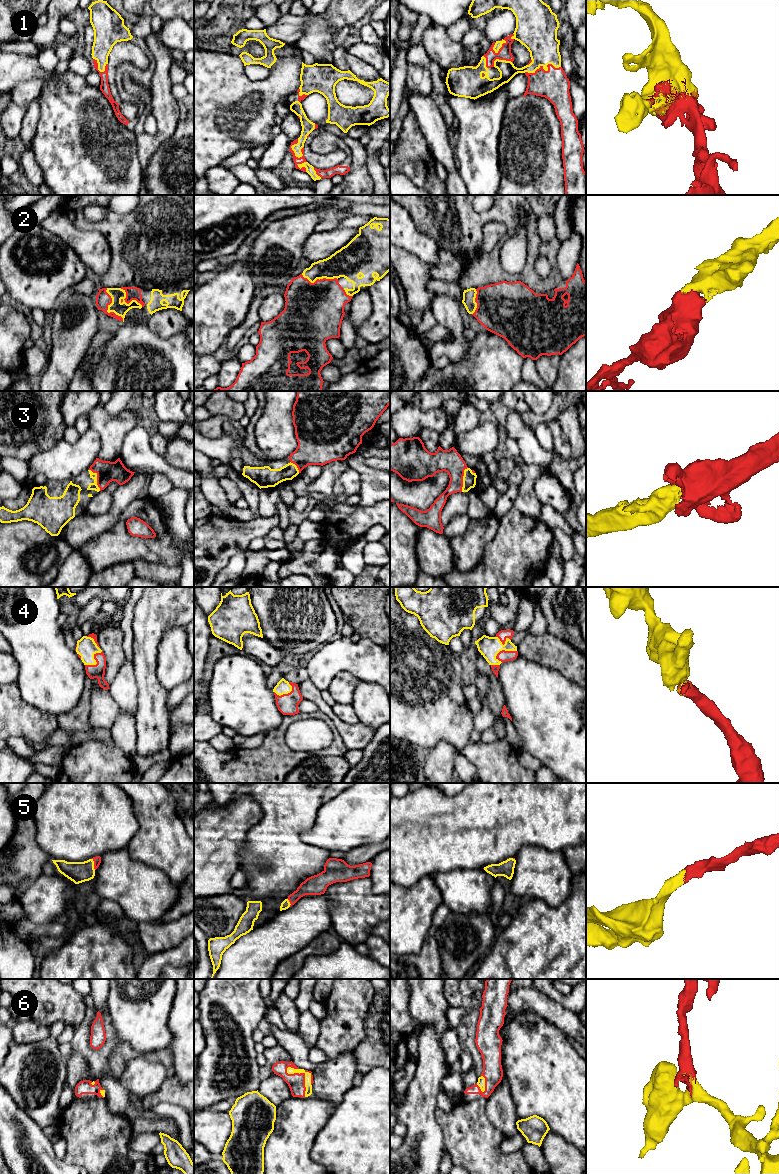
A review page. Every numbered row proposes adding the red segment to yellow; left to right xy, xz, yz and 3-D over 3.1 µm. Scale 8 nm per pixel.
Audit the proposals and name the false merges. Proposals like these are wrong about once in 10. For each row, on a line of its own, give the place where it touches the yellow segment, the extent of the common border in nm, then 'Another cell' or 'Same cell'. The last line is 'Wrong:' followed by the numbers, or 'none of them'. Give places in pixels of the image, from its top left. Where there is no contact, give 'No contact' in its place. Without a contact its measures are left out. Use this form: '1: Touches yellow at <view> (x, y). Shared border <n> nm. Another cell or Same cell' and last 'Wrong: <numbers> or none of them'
1: Touches yellow at yz (544, 69). Shared border 300 nm. Same cell
2: Touches yellow at xy (108, 308). Shared border 300 nm. Same cell
3: Touches yellow at xy (96, 479). Shared border 200 nm. Same cell
4: Touches yellow at yz (504, 649). Shared border 190 nm. Same cell
5: Touches yellow at xy (93, 864). Shared border 100 nm. Same cell
6: Touches yellow at xz (305, 1074). Shared border 280 nm. Same cell
Wrong: none of them

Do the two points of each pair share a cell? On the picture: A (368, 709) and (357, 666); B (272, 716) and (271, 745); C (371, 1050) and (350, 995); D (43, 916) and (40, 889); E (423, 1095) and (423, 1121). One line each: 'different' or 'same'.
A: different
B: different
C: different
D: same
E: same

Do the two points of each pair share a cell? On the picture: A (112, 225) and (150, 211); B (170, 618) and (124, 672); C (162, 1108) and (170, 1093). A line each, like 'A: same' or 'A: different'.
A: same
B: different
C: different

